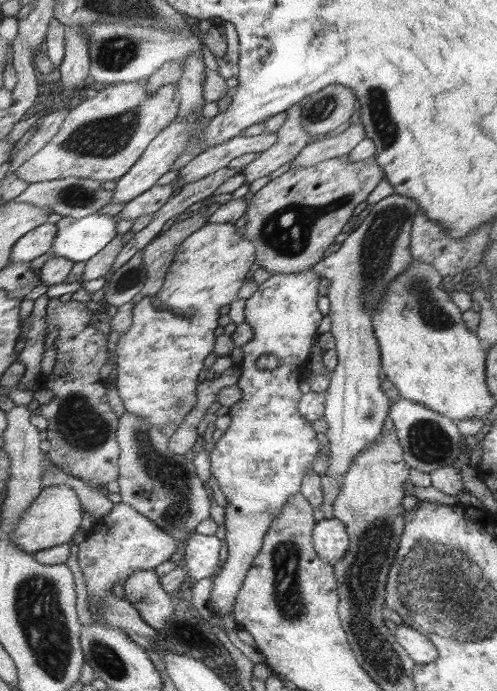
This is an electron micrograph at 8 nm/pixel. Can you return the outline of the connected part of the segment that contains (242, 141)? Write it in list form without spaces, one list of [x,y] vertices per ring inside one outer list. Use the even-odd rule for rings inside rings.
[[[269,132],[250,138],[246,138],[246,136],[231,138],[222,144],[202,150],[179,170],[179,175],[174,181],[181,181],[184,185],[196,182],[210,176],[214,171],[228,167],[232,160],[240,158],[244,154],[258,154],[268,150],[276,141],[277,134]]]

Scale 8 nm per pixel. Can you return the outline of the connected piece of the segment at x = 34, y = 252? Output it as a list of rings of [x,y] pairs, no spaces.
[[[44,223],[37,229],[26,233],[16,245],[13,246],[12,262],[29,263],[46,254],[53,246],[57,238],[57,226],[52,223]]]

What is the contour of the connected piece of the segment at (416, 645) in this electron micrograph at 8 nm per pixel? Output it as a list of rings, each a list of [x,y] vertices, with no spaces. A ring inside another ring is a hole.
[[[407,624],[393,626],[398,642],[405,647],[406,652],[413,658],[416,665],[425,665],[438,658],[437,647],[420,631],[414,630]]]

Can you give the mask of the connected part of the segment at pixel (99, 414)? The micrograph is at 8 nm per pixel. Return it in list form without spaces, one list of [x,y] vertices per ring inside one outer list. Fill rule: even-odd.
[[[59,298],[49,299],[49,303],[47,304],[47,311],[45,314],[44,334],[47,336],[50,334],[50,332],[52,332],[52,330],[58,329],[58,337],[53,343],[54,348],[56,348],[56,361],[53,366],[53,370],[50,372],[50,374],[43,377],[44,380],[42,384],[42,388],[44,390],[53,392],[53,397],[50,402],[39,406],[39,414],[46,418],[46,420],[49,422],[47,427],[46,440],[50,442],[51,447],[48,453],[46,453],[46,458],[48,458],[48,460],[50,460],[54,465],[58,466],[58,468],[61,468],[64,473],[75,477],[76,479],[82,480],[84,483],[89,483],[90,486],[98,486],[98,484],[106,485],[109,482],[118,480],[120,477],[121,447],[117,438],[118,416],[116,416],[116,414],[112,412],[112,408],[108,406],[108,400],[106,400],[106,386],[102,384],[102,378],[100,378],[100,368],[102,368],[102,366],[108,362],[108,339],[107,336],[105,336],[98,328],[99,324],[100,319],[97,319],[91,312],[88,311],[85,303],[80,303],[74,300],[62,302]]]

